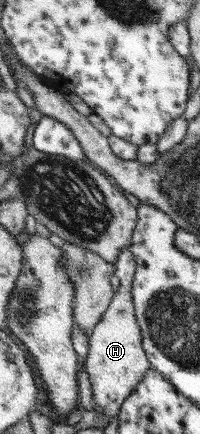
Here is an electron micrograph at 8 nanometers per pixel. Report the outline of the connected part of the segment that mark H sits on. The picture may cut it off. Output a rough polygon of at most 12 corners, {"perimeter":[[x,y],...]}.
{"perimeter":[[131,245],[83,360],[94,411],[119,417],[153,368],[134,307]]}

